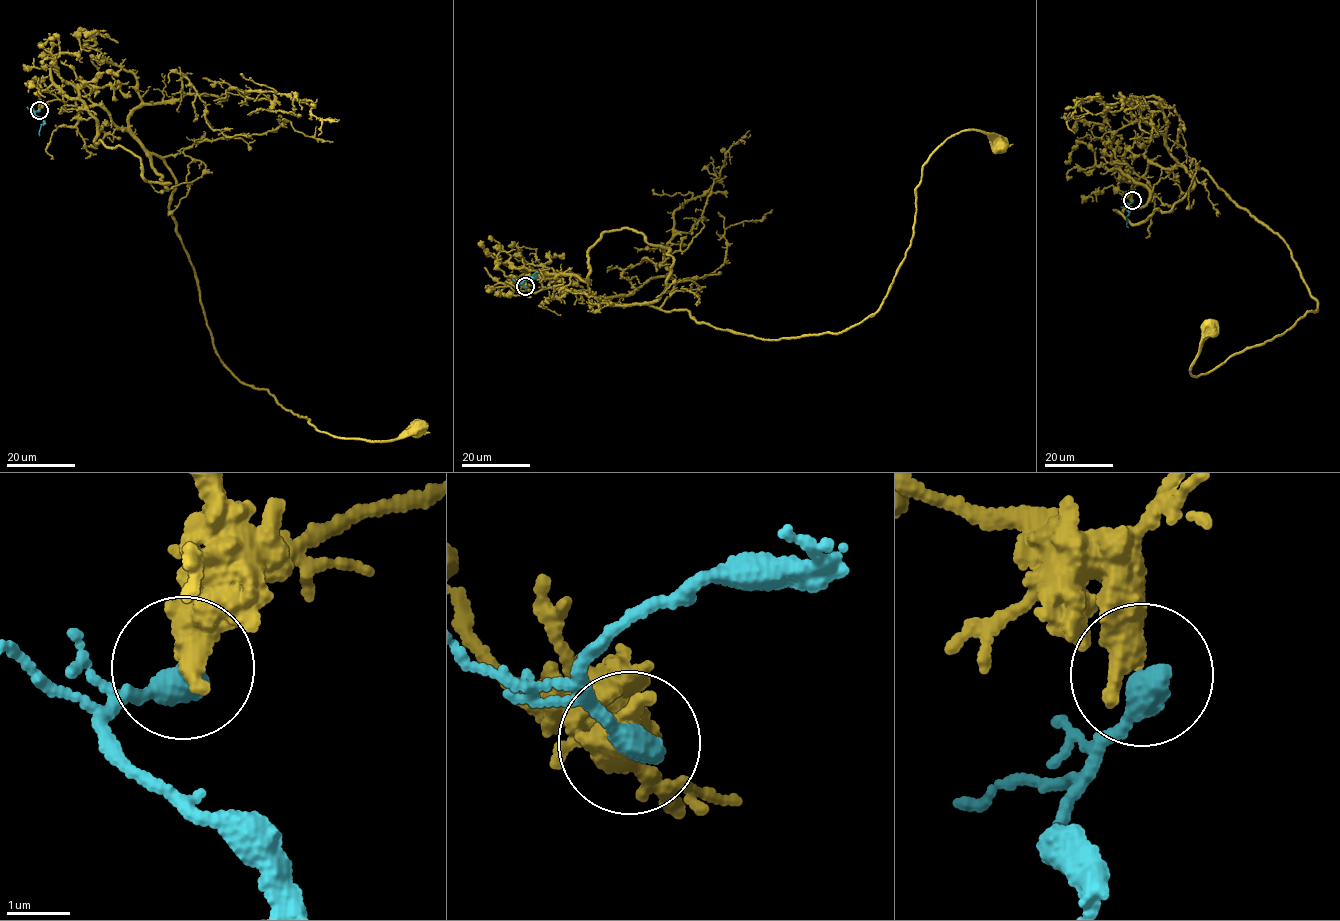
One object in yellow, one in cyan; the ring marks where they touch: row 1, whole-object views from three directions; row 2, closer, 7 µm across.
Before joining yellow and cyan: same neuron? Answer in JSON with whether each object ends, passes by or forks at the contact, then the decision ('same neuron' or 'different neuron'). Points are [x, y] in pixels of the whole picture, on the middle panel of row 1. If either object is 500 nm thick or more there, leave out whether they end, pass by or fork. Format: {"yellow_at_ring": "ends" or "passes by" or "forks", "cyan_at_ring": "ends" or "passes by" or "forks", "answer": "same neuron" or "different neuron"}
{"answer": "different neuron"}

